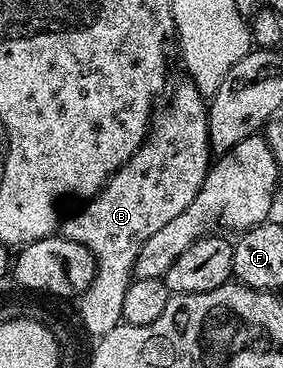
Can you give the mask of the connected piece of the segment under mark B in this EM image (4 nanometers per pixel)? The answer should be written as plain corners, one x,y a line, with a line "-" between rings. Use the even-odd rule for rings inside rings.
183,80
173,90
173,95
169,98
169,103
165,107
156,111
155,117
152,119
149,133
145,135
145,142
137,151
131,156
131,160
127,160
118,170
111,175
105,182
105,187
95,195
95,197
88,199
84,203
85,210
81,210
78,214
73,214
64,219
59,226
60,237
67,240
75,240
75,244
83,244
83,248
87,248
95,256
97,261
97,275
95,280
89,285
84,294
80,295
79,303
81,302
81,322
85,325
85,330
94,336
100,336
111,332
111,328
122,325
123,319
121,313
123,312
123,298
127,296
127,290
130,282
134,281
135,275
133,272
133,265
139,256
139,252
143,248
143,244
147,244
147,240
151,240
151,236
155,236
155,232
159,232
159,228
164,228
166,224
171,224
171,220
175,220
175,216
179,216
179,212
183,212
183,208
187,208
187,204
191,204
191,200
195,200
195,196
201,191
201,186
205,182
205,177
211,165
211,147
209,144
209,107
207,100
199,93
193,81

